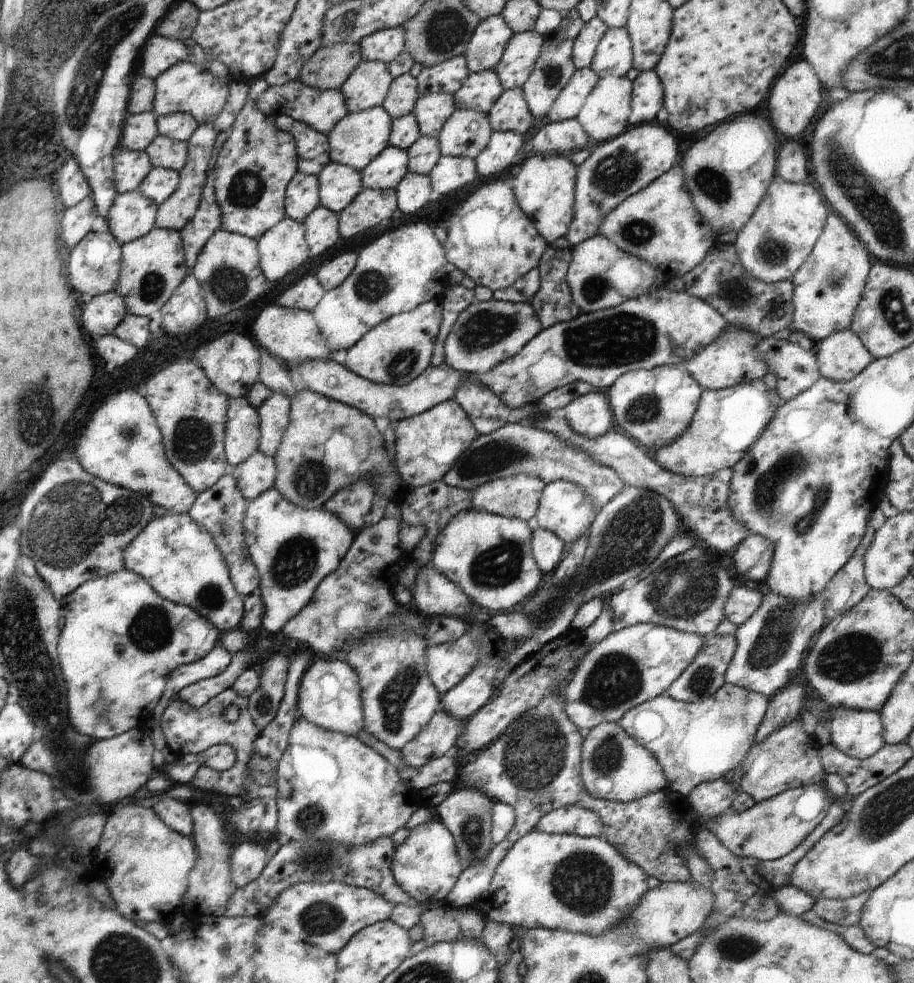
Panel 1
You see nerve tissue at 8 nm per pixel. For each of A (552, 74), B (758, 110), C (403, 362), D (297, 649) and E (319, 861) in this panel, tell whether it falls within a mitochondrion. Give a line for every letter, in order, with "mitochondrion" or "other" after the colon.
A: mitochondrion
B: other
C: mitochondrion
D: other
E: mitochondrion

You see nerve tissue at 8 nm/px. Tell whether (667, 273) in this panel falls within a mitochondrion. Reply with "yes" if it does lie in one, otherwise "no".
no

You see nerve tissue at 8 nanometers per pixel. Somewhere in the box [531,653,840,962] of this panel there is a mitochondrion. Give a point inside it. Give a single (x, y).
(583, 882)

